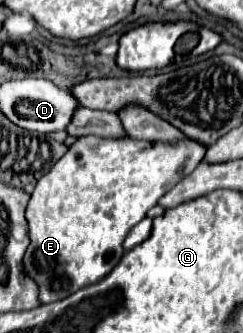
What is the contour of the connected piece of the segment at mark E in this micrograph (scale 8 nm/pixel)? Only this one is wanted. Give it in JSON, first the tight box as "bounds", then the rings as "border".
{"bounds":[24,136,206,304],"border":[[[98,136],[78,138],[76,144],[44,174],[26,208],[26,220],[30,228],[30,246],[24,254],[24,270],[40,288],[40,304],[50,304],[62,300],[80,288],[100,282],[122,258],[122,242],[146,212],[158,204],[158,200],[172,190],[182,178],[192,174],[196,166],[204,160],[206,150],[198,142],[178,142],[178,146],[168,146],[162,142],[142,142],[134,138],[108,140]]]}

